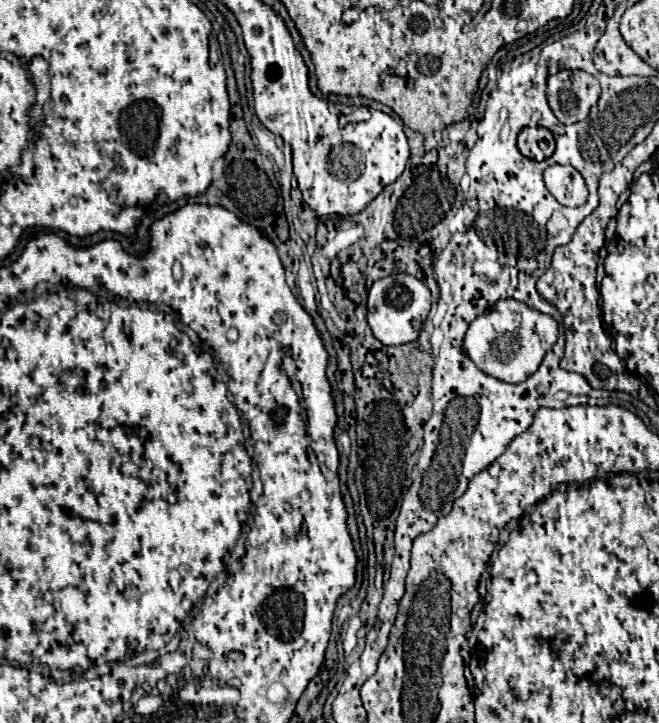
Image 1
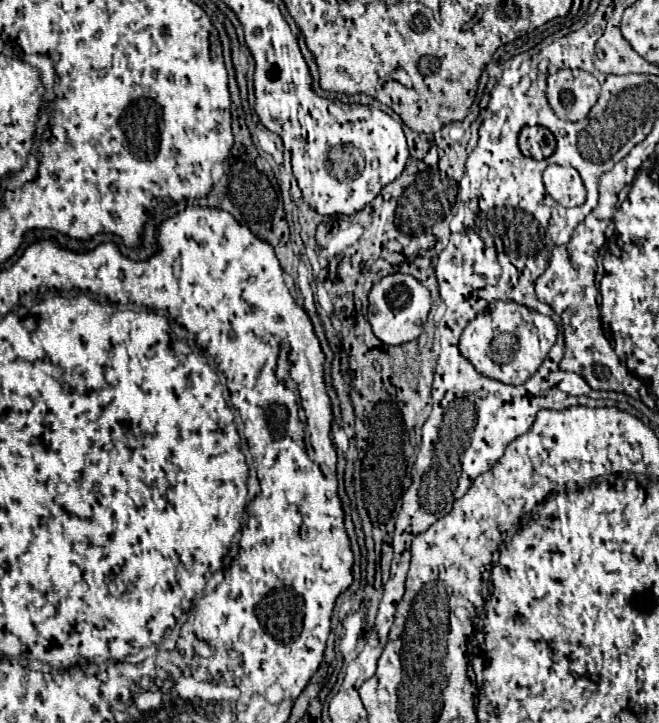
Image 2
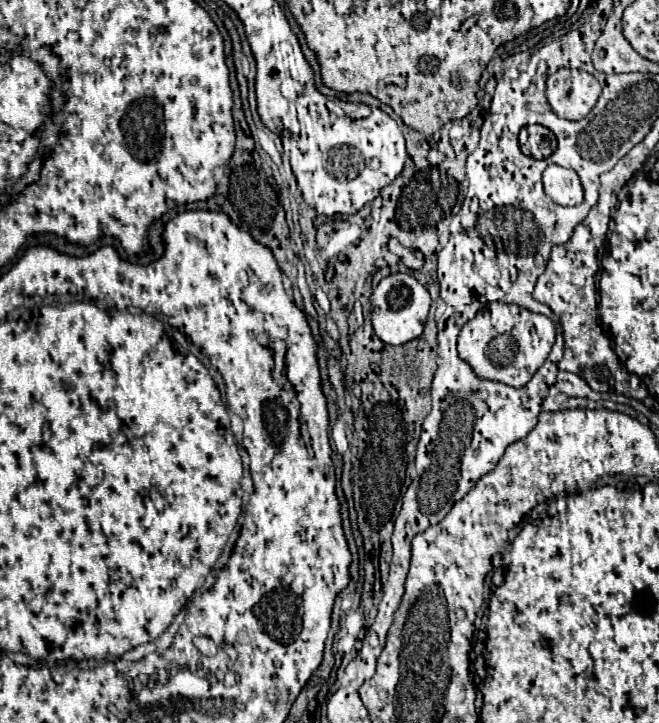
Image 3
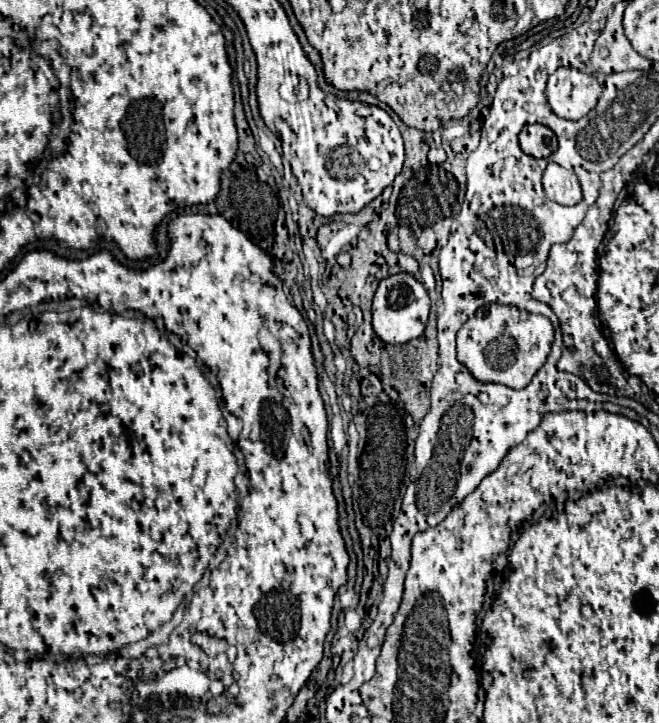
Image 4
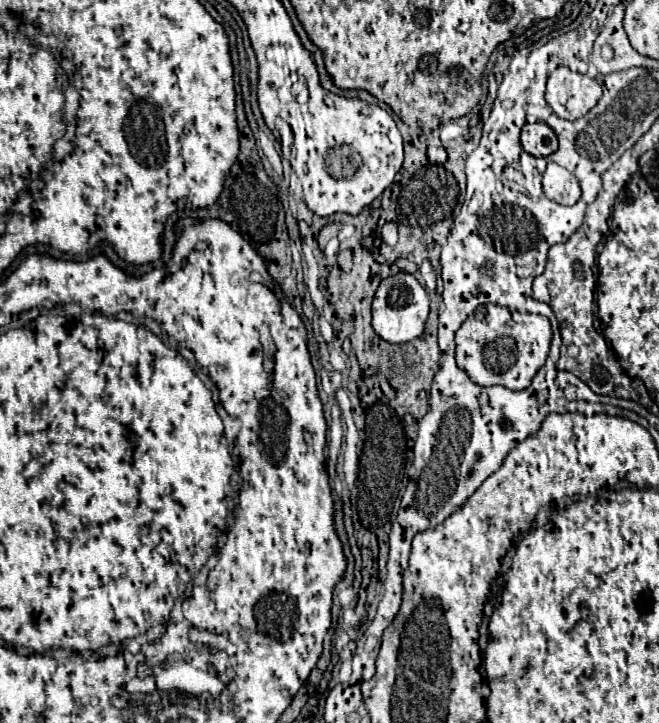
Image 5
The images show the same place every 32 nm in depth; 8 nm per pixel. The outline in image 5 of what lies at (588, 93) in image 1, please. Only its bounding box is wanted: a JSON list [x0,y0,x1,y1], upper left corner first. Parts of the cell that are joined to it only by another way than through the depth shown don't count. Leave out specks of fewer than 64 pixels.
[546,66,602,120]

